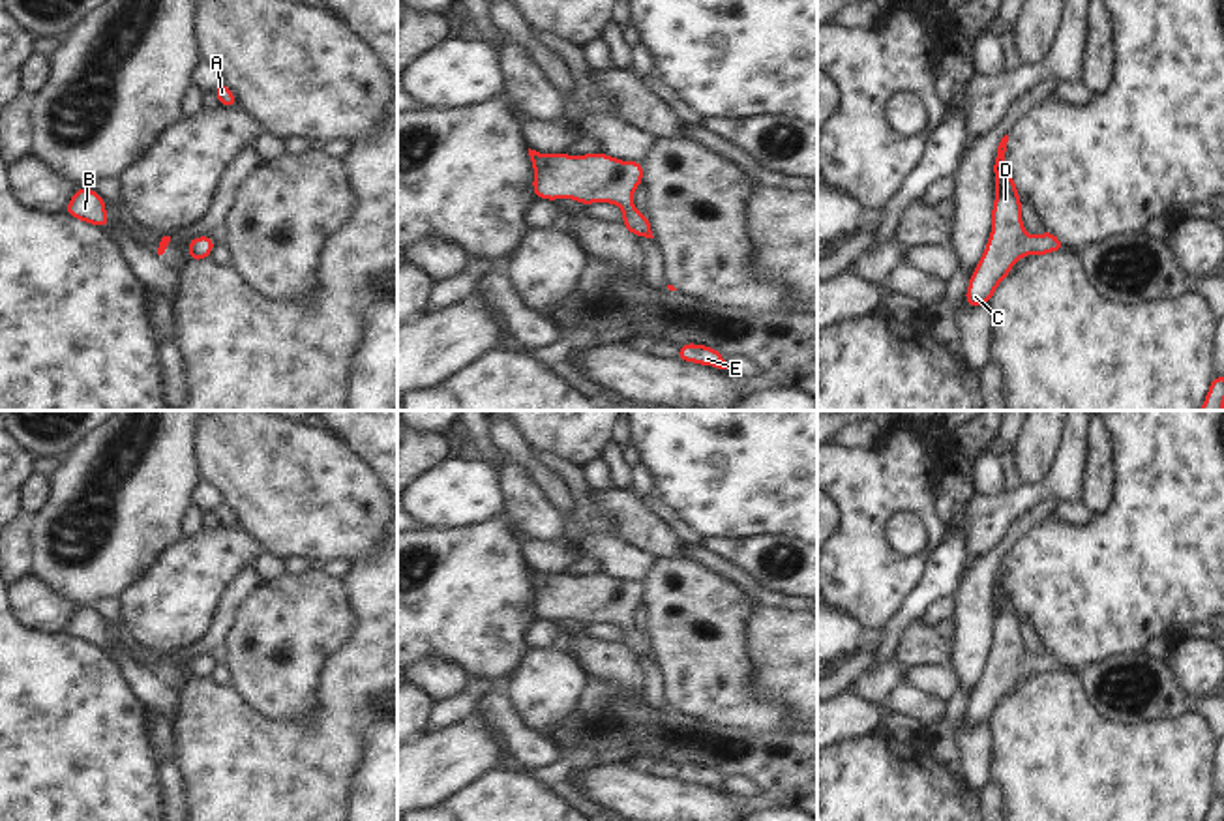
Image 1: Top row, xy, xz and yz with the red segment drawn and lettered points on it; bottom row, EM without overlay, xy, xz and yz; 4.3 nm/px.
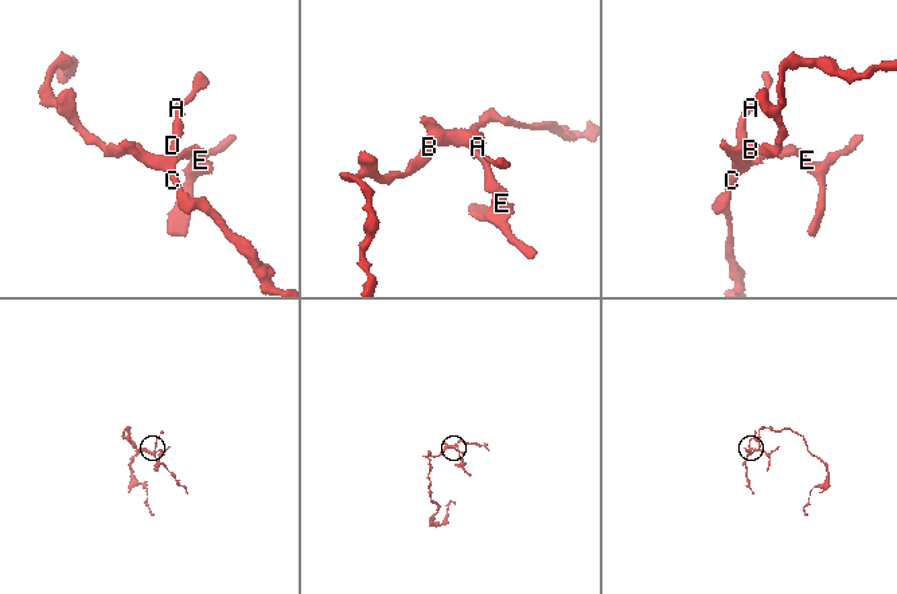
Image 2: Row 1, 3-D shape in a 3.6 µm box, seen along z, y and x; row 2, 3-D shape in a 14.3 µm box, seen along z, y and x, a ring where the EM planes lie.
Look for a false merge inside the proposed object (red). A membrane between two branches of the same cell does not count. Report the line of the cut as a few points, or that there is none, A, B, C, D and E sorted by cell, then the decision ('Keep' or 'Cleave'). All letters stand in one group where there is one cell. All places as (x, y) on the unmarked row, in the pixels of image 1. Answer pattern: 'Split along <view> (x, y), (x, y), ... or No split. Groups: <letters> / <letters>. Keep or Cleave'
No split. Groups: A B C D E. Keep

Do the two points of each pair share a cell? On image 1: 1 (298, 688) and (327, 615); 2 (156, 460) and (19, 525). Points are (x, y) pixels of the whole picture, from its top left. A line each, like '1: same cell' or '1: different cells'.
1: same cell
2: different cells

